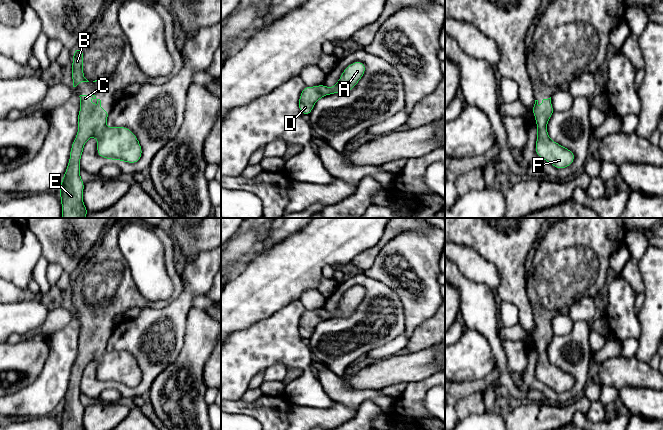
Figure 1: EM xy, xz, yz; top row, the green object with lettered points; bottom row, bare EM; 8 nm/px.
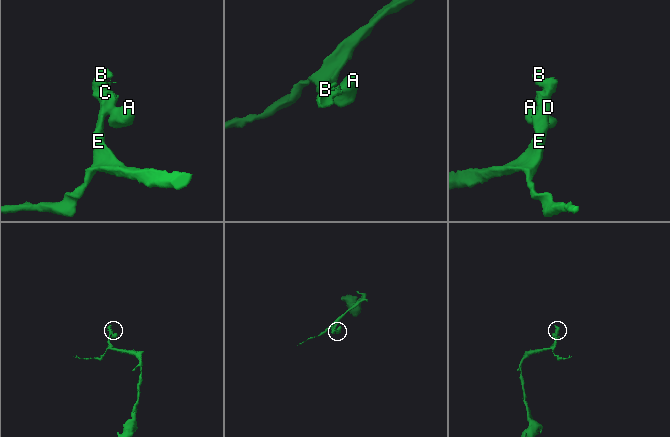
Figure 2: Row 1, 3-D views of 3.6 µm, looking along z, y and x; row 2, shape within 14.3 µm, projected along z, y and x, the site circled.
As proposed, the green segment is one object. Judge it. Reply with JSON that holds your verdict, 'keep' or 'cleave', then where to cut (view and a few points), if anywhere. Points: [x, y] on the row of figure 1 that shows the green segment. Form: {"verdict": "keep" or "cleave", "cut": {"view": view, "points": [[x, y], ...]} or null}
{"verdict": "keep", "cut": null}

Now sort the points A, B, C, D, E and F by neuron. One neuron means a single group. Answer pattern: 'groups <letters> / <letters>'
groups A B C D E F

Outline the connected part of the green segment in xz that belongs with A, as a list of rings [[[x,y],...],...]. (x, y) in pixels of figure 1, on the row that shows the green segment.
[[[356,61],[344,69],[337,84],[333,87],[326,87],[323,84],[313,87],[305,86],[298,102],[302,115],[310,115],[314,104],[325,95],[350,92],[364,75],[365,69],[364,63]]]

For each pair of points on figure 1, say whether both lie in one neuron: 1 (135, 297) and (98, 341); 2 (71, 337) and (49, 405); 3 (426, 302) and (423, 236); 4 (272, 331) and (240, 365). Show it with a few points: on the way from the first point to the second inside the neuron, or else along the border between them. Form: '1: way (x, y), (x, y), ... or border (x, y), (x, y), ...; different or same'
1: way (122, 301), (98, 325), (98, 328); same
2: way (62, 354), (50, 388); same
3: way (426, 286), (426, 267), (423, 261), (423, 252); same
4: way (265, 339), (247, 357); same

